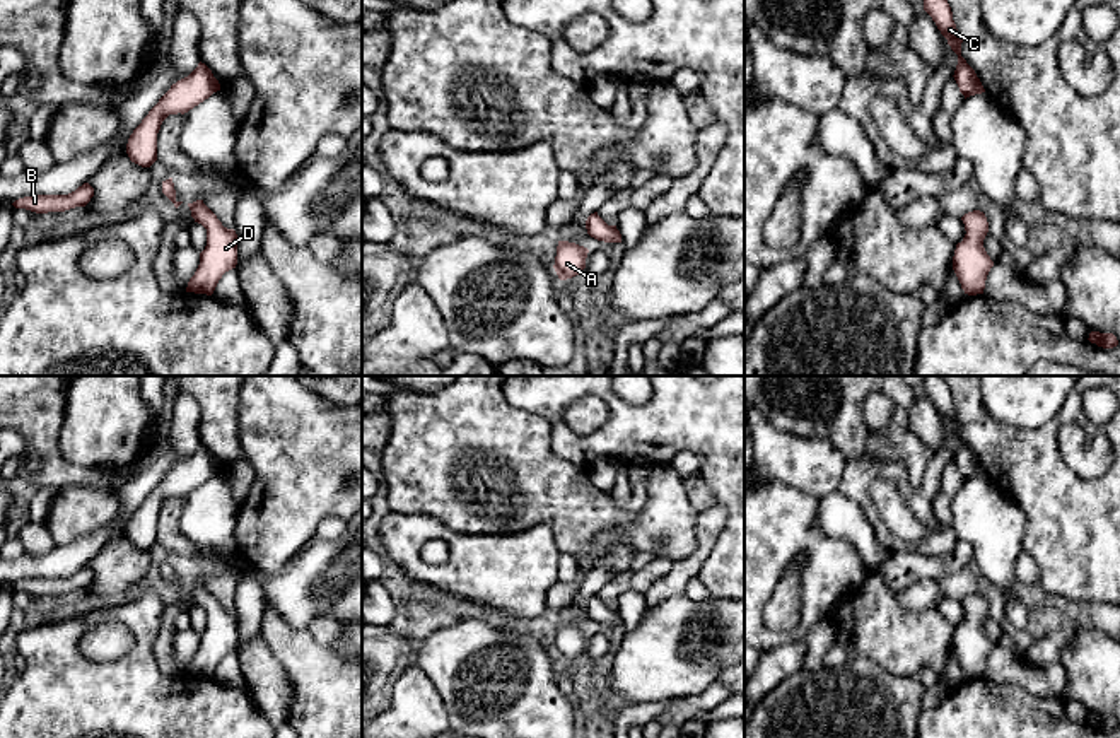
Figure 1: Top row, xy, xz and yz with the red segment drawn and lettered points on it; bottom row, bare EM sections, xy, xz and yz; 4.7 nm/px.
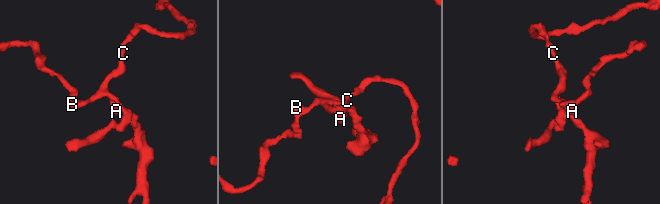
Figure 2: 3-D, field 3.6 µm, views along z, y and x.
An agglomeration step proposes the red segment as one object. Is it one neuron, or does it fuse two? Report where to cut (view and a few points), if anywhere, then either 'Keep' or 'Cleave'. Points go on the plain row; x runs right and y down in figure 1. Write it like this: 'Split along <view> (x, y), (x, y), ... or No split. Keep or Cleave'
No split. Keep

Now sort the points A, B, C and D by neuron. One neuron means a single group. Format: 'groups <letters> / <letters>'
groups A B C D

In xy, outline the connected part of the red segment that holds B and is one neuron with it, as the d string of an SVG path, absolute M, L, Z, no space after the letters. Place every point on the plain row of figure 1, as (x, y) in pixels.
M84 565L68 577L32 577L15 583L15 591L26 591L36 596L65 594L75 589L85 589L94 579L94 571Z

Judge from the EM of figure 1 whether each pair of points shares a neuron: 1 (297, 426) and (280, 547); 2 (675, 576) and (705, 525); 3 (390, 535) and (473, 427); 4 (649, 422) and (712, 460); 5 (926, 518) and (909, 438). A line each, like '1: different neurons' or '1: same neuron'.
1: same neuron
2: same neuron
3: different neurons
4: same neuron
5: different neurons

